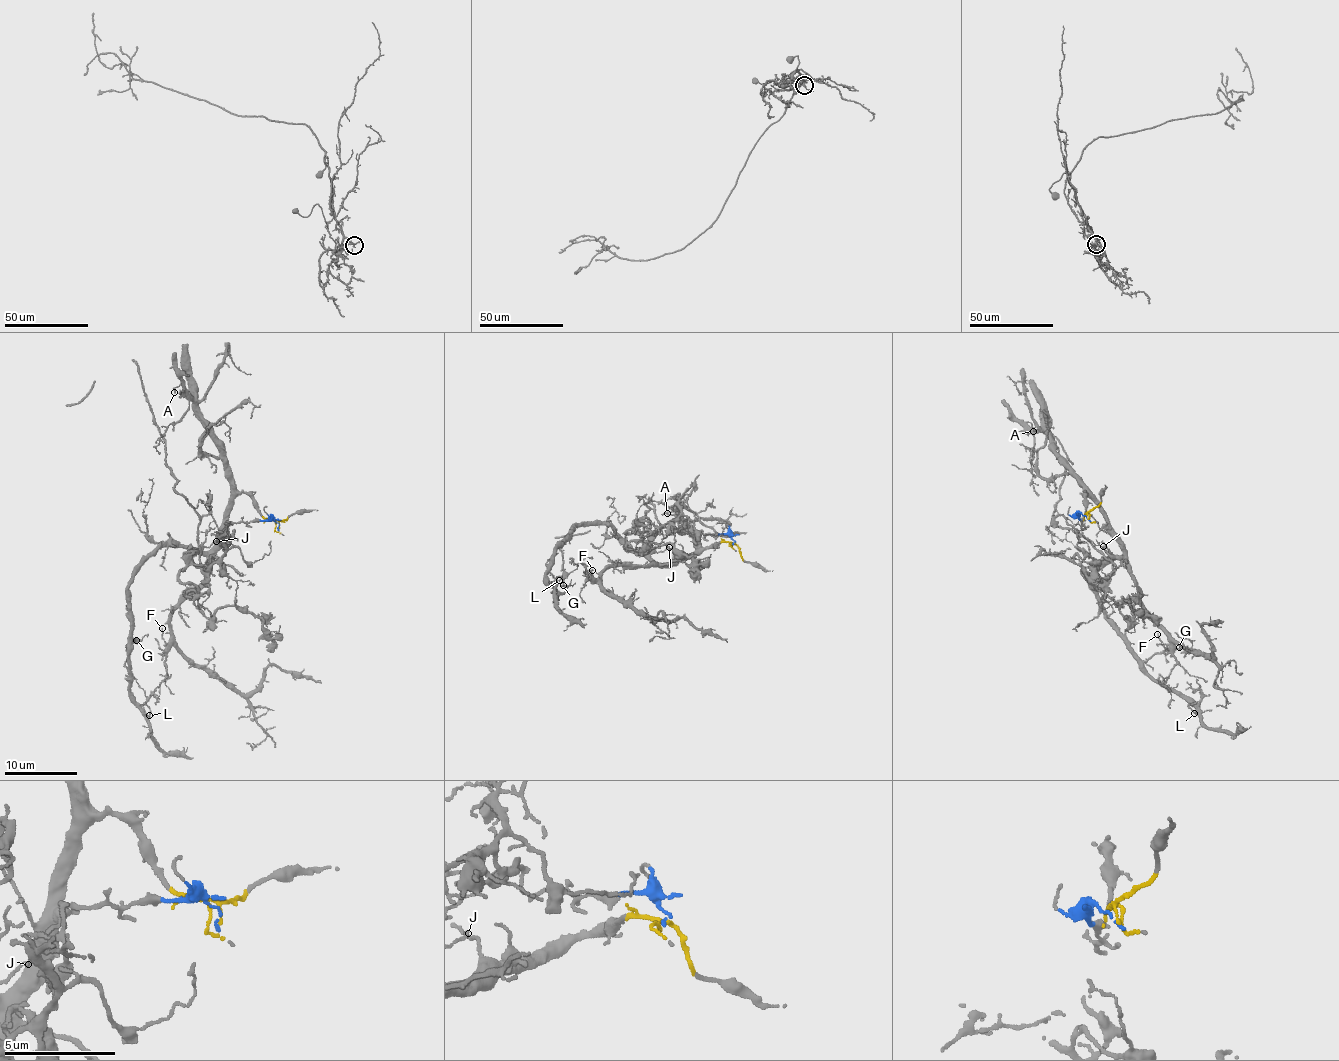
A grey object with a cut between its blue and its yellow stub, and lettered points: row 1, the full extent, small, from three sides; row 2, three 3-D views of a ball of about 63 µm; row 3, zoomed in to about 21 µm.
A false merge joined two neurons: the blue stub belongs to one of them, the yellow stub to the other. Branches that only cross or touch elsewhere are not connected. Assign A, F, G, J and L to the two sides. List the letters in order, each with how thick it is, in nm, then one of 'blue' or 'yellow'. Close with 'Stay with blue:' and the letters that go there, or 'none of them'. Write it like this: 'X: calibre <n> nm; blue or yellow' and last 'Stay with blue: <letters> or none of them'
A: calibre 120 nm; yellow
F: calibre 110 nm; yellow
G: calibre 150 nm; yellow
J: calibre 120 nm; yellow
L: calibre 100 nm; yellow
Stay with blue: none of them

